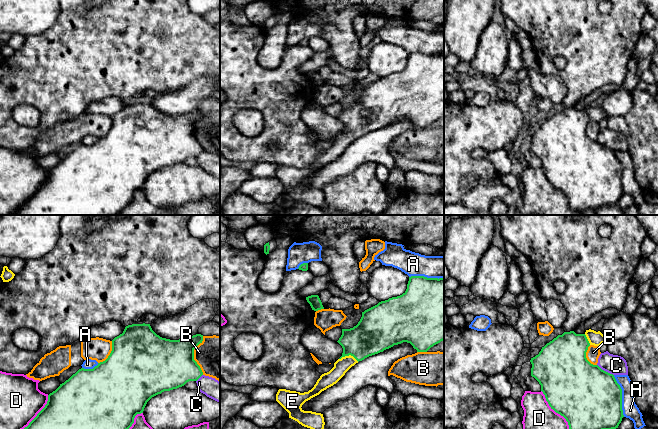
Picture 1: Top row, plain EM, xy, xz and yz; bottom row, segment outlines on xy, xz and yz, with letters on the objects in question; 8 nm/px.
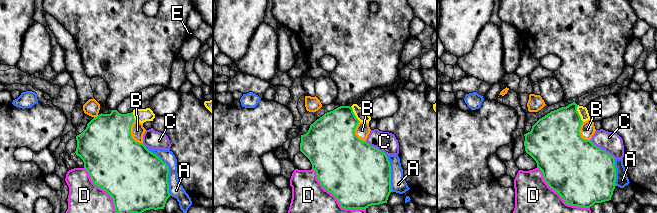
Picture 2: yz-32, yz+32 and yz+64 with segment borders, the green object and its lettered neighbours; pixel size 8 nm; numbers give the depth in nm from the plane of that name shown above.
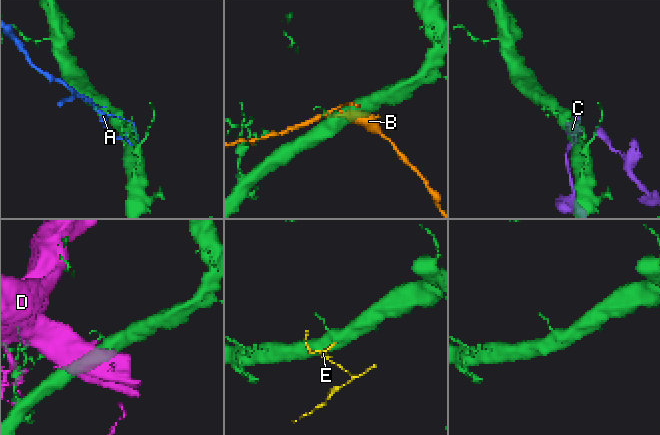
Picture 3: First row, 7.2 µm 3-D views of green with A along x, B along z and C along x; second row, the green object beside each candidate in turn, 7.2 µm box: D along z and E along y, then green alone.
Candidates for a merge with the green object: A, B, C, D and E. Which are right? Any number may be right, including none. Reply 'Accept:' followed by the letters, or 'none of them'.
Accept: E

